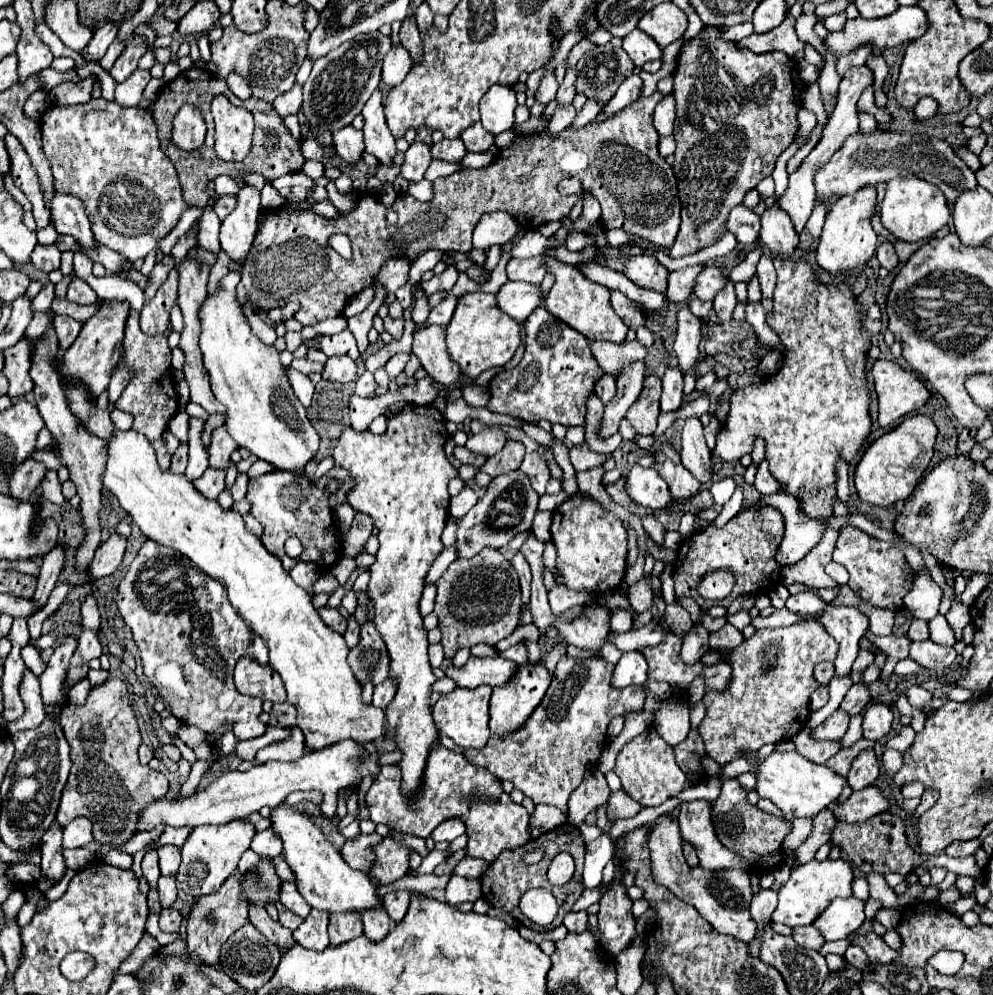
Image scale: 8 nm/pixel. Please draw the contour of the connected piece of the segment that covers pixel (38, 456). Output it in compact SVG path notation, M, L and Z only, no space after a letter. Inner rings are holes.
M35 450L30 455L31 458L42 462L48 470L58 470L60 467L60 459L50 450Z

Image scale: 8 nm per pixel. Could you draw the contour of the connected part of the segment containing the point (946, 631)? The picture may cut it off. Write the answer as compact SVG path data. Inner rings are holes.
M937 613L931 621L929 621L929 633L931 633L931 639L935 643L943 643L943 645L955 645L955 635L945 619L945 615Z

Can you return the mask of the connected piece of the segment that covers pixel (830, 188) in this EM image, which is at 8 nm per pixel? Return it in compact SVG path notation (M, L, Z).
M875 131L871 135L855 133L847 137L843 147L831 157L827 165L819 169L819 175L815 175L817 203L803 233L813 241L821 237L821 227L825 223L827 213L821 207L819 199L827 199L833 193L851 195L867 185L875 187L877 183L887 183L895 177L907 177L907 175L915 175L919 179L937 185L949 203L955 203L965 191L977 185L975 173L953 153L951 145L941 139L927 137L927 135L905 135L905 133L885 133L885 131Z

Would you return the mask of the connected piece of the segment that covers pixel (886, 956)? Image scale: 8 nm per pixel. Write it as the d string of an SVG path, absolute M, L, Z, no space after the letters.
M869 933L869 935L861 935L857 937L855 945L863 947L863 951L867 953L869 961L873 965L879 965L879 963L890 963L897 958L897 951L891 949L884 941L875 935L875 933Z

